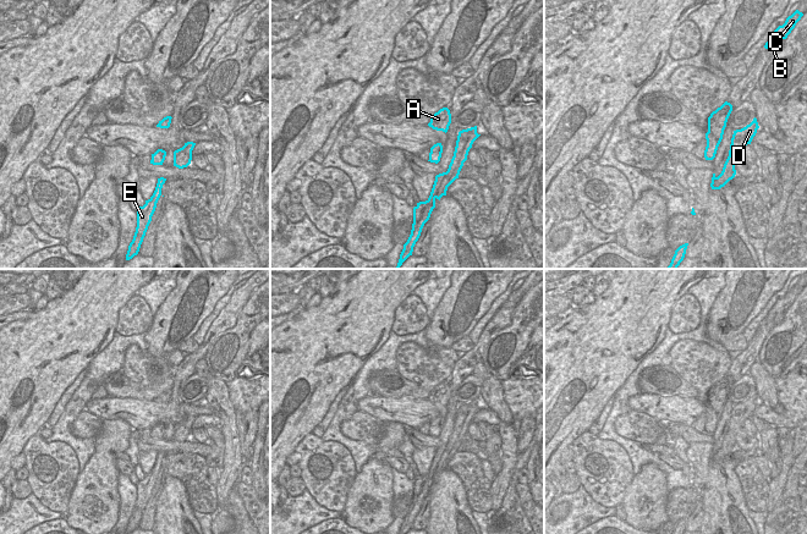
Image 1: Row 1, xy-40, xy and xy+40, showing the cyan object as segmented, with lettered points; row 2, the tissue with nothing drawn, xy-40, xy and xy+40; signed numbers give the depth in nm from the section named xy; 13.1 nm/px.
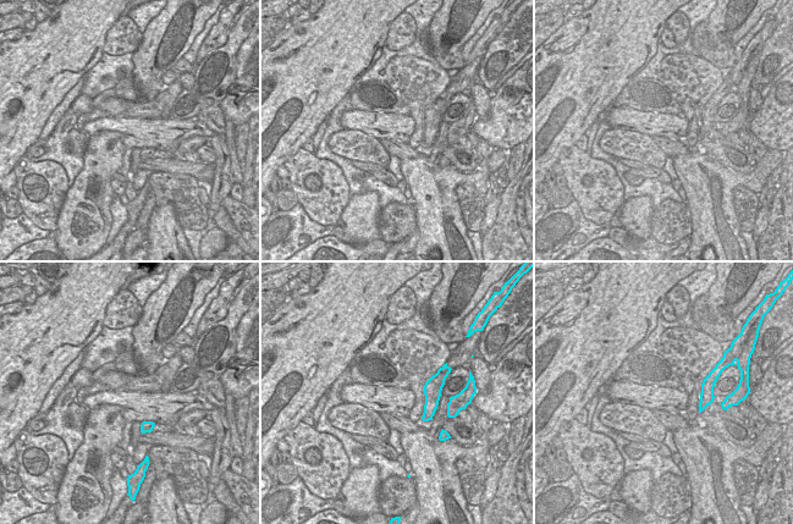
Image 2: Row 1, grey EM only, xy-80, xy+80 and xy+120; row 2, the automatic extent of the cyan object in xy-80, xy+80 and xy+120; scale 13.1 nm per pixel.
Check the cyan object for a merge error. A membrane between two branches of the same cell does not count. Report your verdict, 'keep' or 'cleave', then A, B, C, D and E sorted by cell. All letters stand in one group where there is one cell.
cleave; A B C D / E

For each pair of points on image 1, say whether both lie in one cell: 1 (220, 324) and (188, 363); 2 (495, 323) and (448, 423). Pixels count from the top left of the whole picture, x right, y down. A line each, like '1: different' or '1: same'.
1: same
2: same

